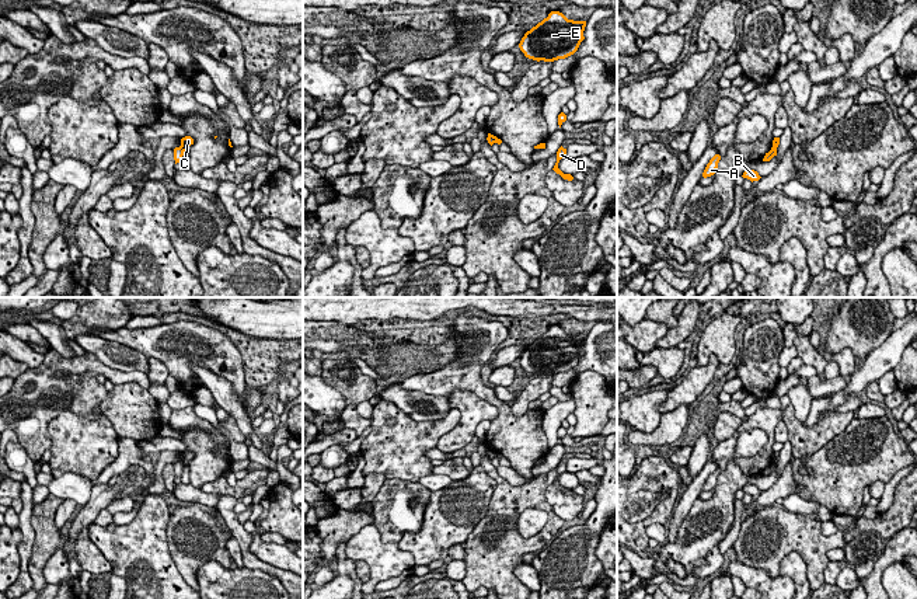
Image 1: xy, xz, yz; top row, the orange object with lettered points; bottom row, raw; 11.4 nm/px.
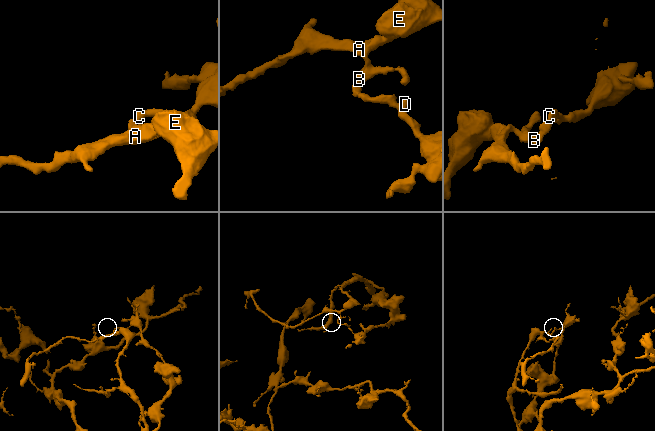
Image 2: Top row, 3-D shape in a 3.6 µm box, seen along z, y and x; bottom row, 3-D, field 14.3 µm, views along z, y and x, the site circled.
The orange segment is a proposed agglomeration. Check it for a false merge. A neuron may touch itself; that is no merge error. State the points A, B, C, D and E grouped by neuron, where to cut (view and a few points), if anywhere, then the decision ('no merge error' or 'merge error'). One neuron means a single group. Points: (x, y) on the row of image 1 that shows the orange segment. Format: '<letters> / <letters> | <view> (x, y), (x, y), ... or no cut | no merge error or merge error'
A B E / C D | xy (181, 145), (184, 150) | merge error

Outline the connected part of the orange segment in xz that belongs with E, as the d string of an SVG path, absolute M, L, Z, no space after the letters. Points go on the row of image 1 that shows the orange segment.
M559 11L533 27L522 38L519 48L533 60L554 62L573 55L585 39L586 21L568 20Z

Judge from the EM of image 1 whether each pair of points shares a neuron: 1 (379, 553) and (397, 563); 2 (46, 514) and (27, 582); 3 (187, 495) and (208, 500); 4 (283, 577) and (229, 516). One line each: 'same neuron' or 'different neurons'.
1: same neuron
2: different neurons
3: same neuron
4: same neuron

